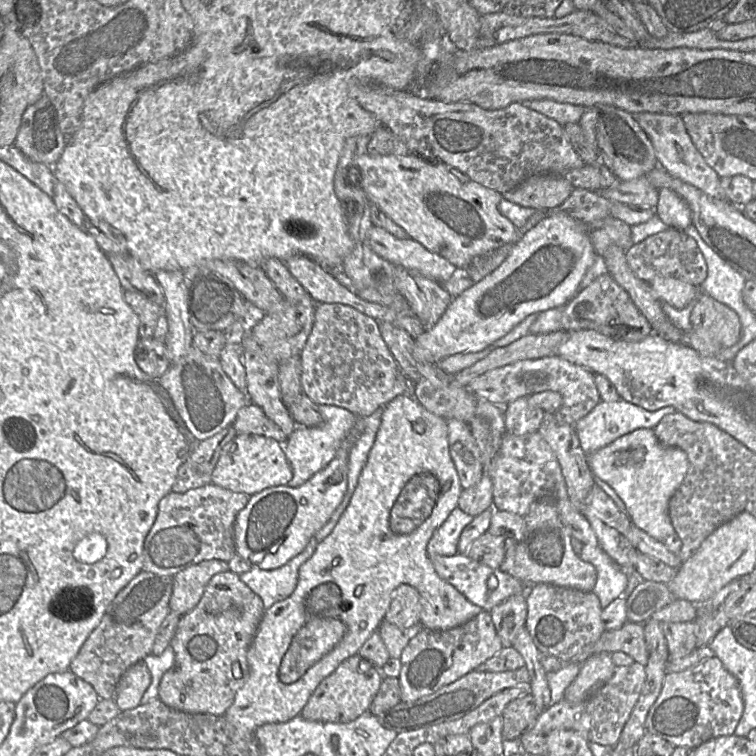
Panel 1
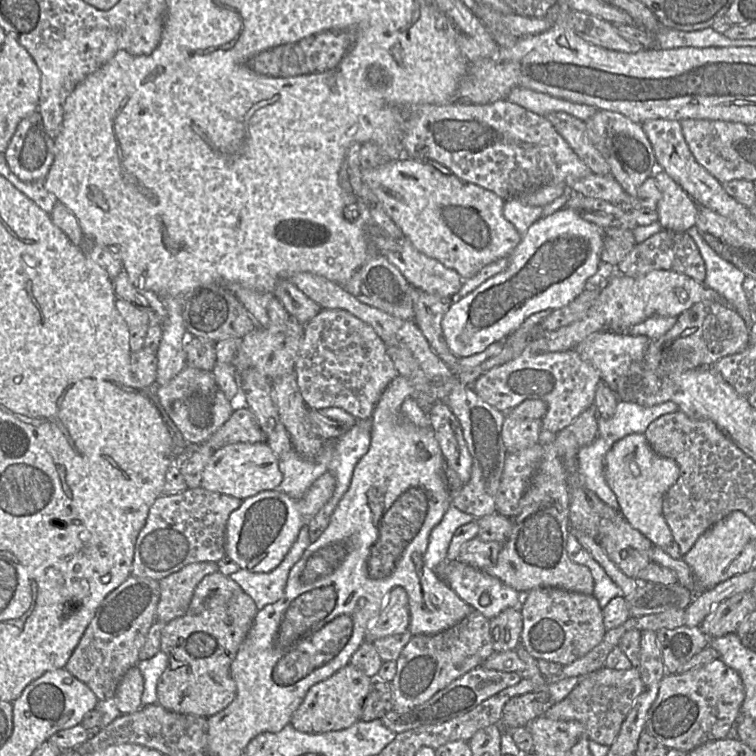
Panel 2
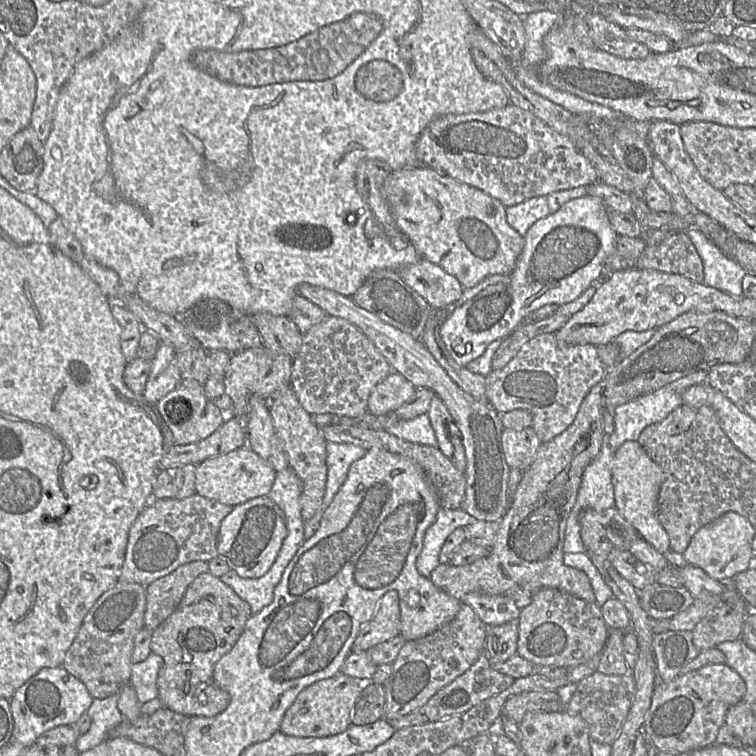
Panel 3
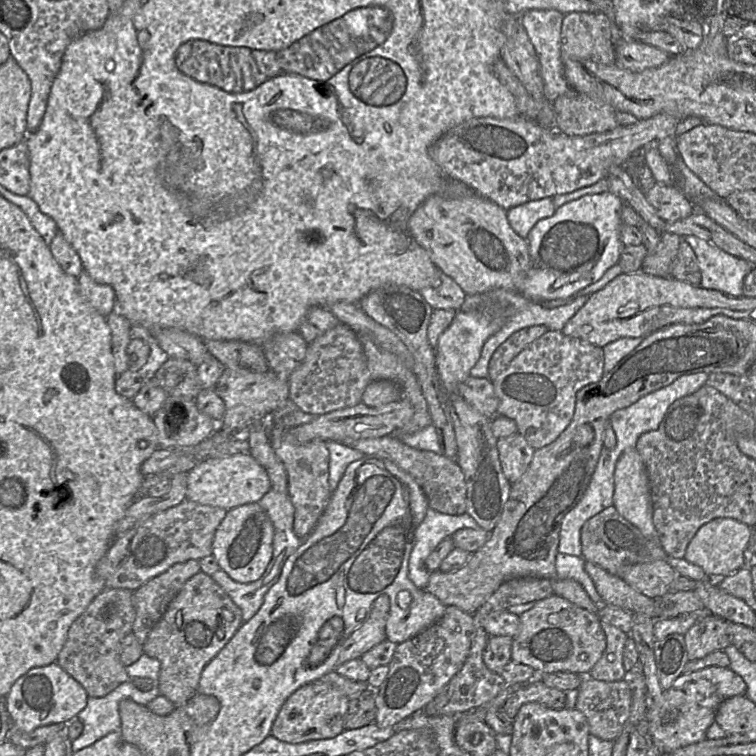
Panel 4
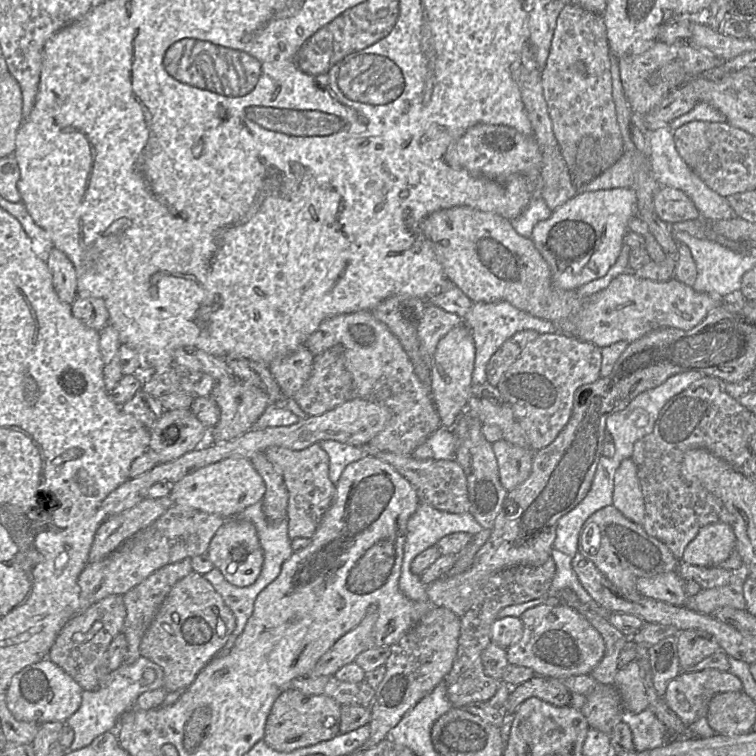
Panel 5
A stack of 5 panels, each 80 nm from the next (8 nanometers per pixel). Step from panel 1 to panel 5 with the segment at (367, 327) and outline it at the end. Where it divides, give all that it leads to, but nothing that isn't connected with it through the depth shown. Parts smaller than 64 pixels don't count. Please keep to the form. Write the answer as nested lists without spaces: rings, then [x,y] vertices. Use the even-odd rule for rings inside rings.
[[[335,345],[314,356],[309,378],[292,398],[308,416],[321,415],[355,399],[353,397],[352,376],[345,367],[345,349],[342,345]]]

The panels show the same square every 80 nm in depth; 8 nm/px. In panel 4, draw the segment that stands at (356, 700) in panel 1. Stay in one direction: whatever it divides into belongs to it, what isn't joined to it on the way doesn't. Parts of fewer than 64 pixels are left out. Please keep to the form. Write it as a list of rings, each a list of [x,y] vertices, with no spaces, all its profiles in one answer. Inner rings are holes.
[[[312,682],[304,685],[283,703],[273,722],[270,735],[291,744],[333,738],[345,730],[344,717],[349,702],[347,696],[330,684]]]

